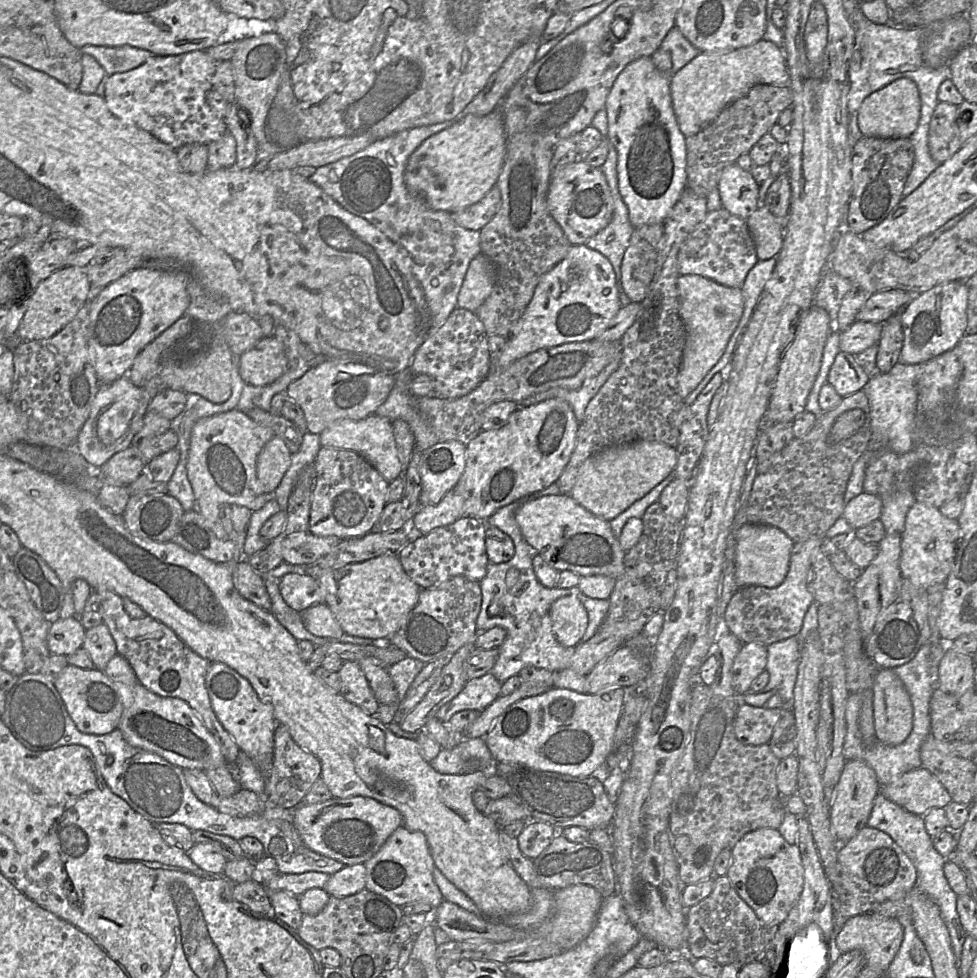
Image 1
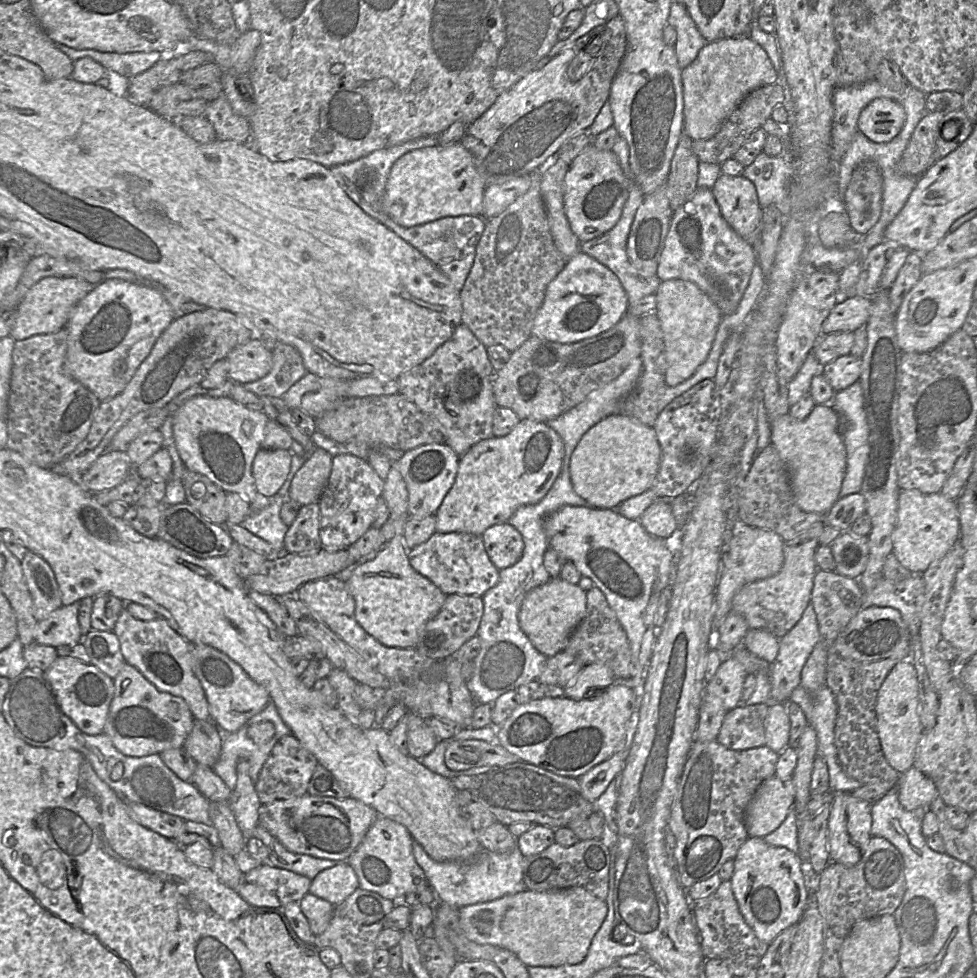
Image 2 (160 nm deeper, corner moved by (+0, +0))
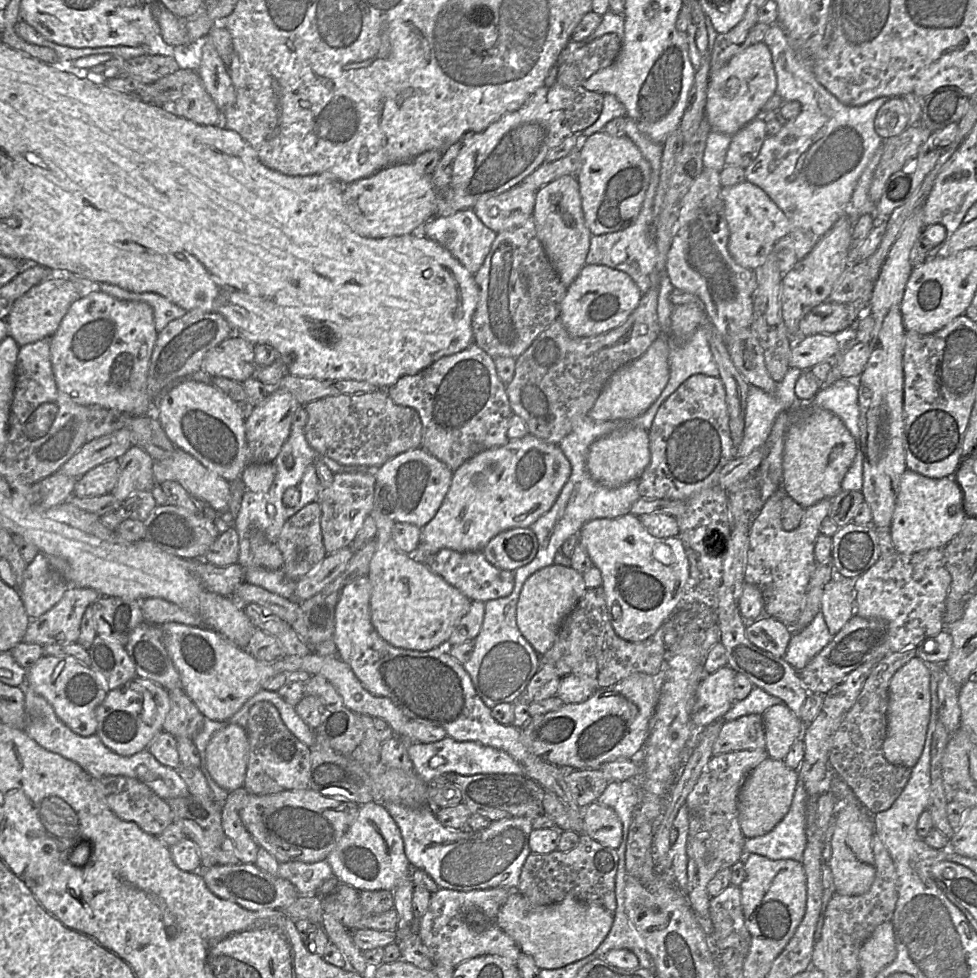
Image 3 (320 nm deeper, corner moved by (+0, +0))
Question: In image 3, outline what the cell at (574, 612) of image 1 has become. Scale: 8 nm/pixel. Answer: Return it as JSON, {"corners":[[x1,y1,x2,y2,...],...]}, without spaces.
{"corners":[[556,564,538,570,525,581,517,602,516,623,523,637,539,655,551,649,564,620,586,589,581,573,572,567]]}

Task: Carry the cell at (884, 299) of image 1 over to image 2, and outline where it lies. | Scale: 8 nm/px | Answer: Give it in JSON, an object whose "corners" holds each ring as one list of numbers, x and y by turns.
{"corners":[[863,296,839,300,821,326,821,335,833,332,854,332,865,326,872,309,872,299]]}

